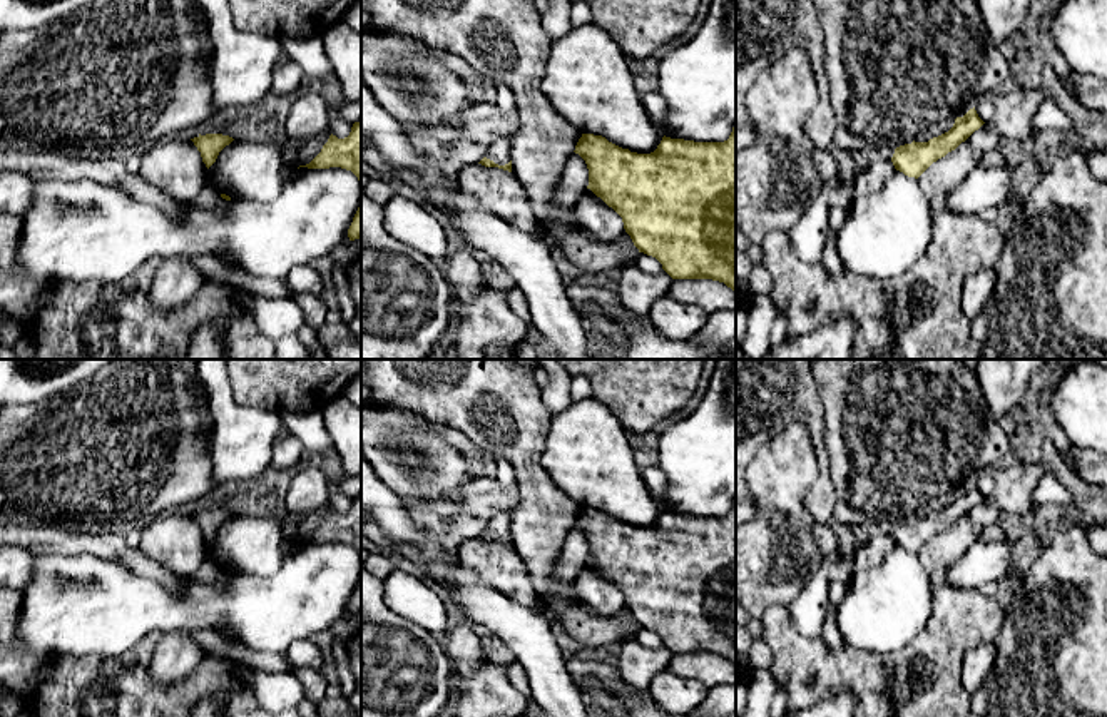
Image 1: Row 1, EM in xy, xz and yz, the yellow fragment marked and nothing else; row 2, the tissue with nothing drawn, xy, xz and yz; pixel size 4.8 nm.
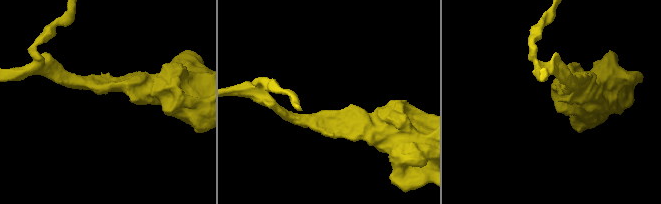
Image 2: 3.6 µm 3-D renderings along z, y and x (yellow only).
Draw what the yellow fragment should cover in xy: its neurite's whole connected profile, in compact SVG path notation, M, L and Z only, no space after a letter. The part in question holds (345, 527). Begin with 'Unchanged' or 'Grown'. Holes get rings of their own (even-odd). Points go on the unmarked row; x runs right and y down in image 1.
Unchanged. M361 495L355 496L344 513L329 510L321 526L306 540L308 543L341 542L351 545L361 557Z

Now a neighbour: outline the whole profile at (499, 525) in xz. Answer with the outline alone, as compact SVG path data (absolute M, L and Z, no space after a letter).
M512 510L495 511L487 520L485 531L498 540L508 538L512 535Z

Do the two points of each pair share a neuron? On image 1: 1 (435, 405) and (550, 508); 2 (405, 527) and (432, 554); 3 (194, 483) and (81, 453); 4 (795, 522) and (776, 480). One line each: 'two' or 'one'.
1: one
2: one
3: one
4: one

